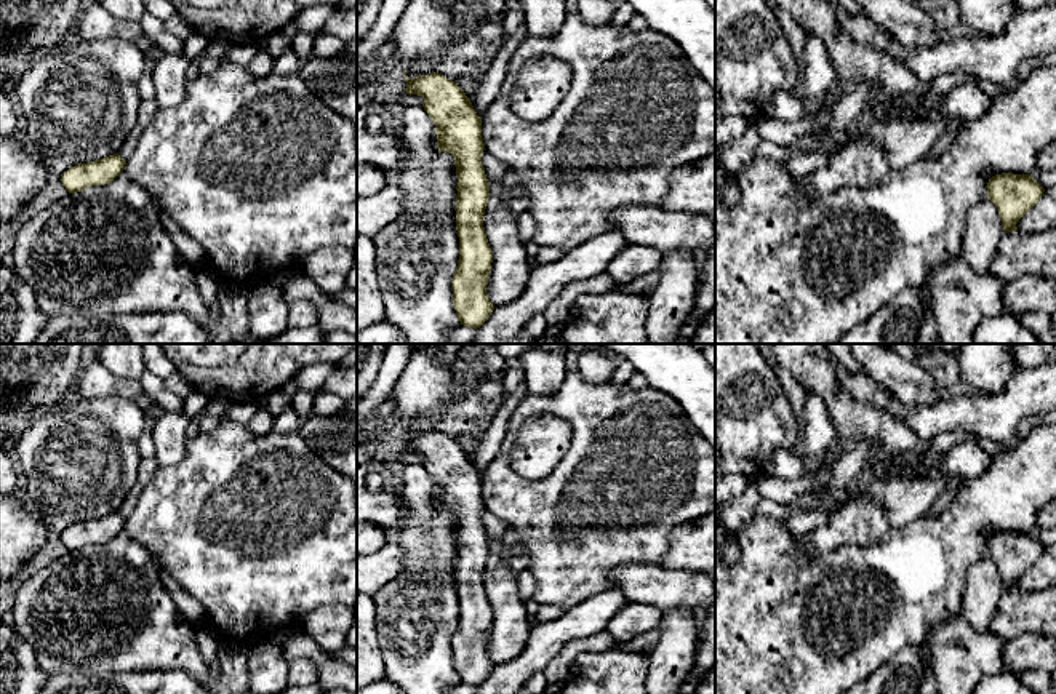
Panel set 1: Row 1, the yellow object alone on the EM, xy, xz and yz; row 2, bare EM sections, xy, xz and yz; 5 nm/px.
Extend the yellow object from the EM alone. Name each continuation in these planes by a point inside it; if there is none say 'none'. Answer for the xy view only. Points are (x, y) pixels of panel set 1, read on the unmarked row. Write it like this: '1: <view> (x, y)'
none

